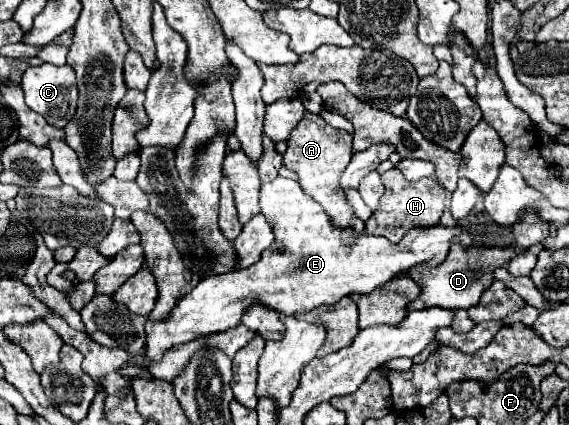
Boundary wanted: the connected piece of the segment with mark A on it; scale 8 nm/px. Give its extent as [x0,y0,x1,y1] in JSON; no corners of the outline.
[284,112,364,232]

